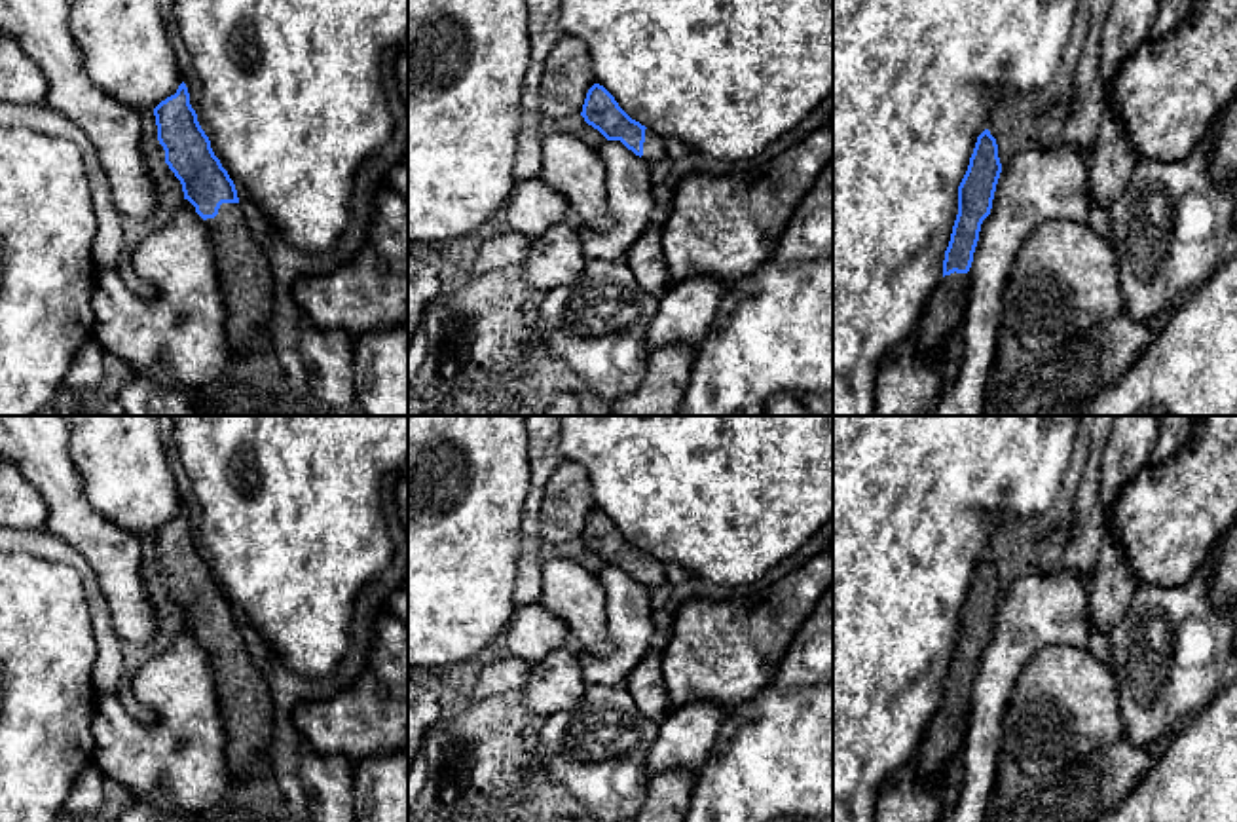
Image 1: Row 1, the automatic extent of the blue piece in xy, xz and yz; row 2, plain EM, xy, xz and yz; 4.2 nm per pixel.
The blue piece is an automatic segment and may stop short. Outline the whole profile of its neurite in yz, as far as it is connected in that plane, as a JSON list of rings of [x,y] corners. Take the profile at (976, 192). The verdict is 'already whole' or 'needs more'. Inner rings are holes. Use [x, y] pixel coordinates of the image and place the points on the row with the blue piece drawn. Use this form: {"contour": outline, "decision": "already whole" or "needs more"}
{"contour": [[[985,129],[975,142],[958,186],[958,215],[943,260],[943,279],[930,296],[918,325],[922,357],[945,351],[954,328],[968,313],[971,262],[985,218],[990,215],[1002,173],[996,139]]], "decision": "needs more"}

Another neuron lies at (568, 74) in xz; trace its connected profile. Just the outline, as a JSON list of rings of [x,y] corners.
[[[563,36],[545,61],[541,114],[554,120],[581,114],[586,93],[594,84],[596,78],[586,46],[573,36]]]

